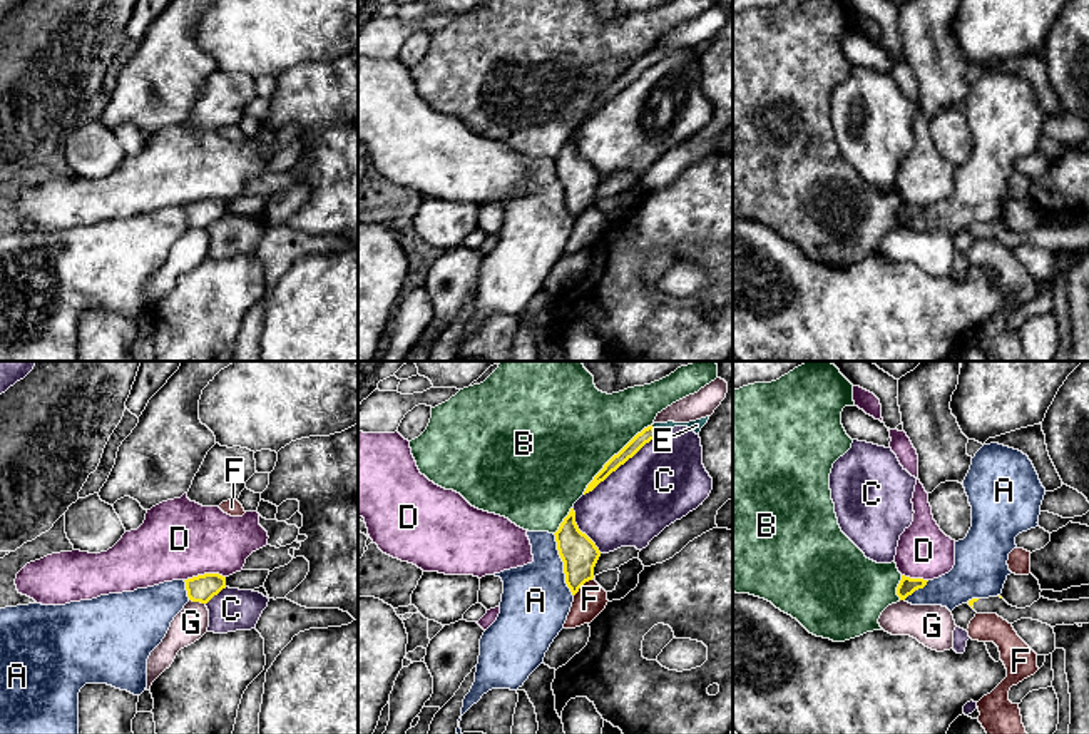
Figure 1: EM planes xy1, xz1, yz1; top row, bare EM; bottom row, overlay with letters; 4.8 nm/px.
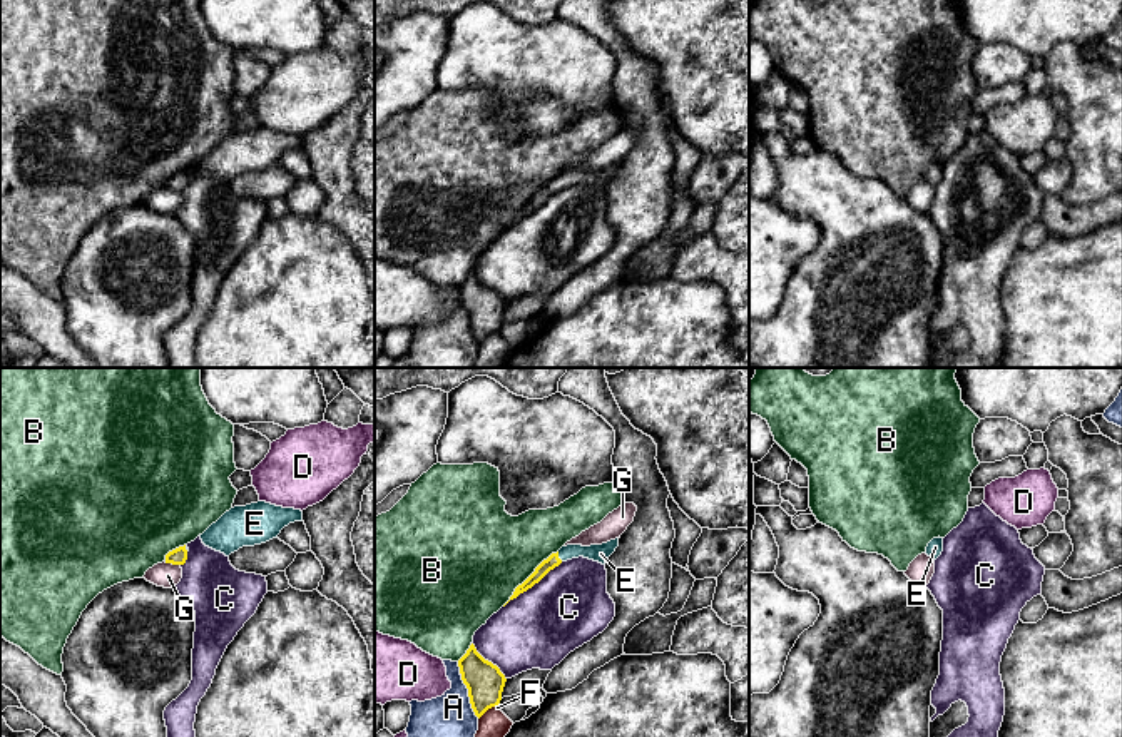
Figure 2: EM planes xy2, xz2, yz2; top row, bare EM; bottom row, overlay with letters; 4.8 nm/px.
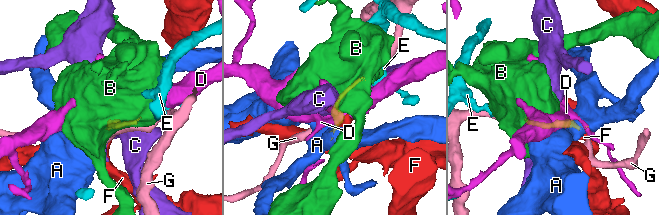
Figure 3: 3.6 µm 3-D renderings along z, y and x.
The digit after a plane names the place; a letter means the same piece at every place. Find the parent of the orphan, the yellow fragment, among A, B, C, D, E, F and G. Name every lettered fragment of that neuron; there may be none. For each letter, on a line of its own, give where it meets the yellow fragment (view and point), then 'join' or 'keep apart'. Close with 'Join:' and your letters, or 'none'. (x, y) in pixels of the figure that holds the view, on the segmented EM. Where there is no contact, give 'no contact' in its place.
A: xz1 (564, 565) | keep apart
B: xz1 (613, 457) | keep apart
C: xz1 (621, 463) | keep apart
D: xy1 (204, 574) | keep apart
E: xz2 (557, 557) | join
F: xz1 (582, 584) | keep apart
G: xy1 (198, 601) | keep apart
Join: E

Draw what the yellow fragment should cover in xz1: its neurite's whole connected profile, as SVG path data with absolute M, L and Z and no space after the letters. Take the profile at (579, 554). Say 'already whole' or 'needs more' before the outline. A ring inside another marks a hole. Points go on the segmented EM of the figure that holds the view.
already whole | M570 508L554 535L564 562L565 584L572 595L575 595L585 582L594 579L594 567L601 552L596 543L579 530L574 508Z

